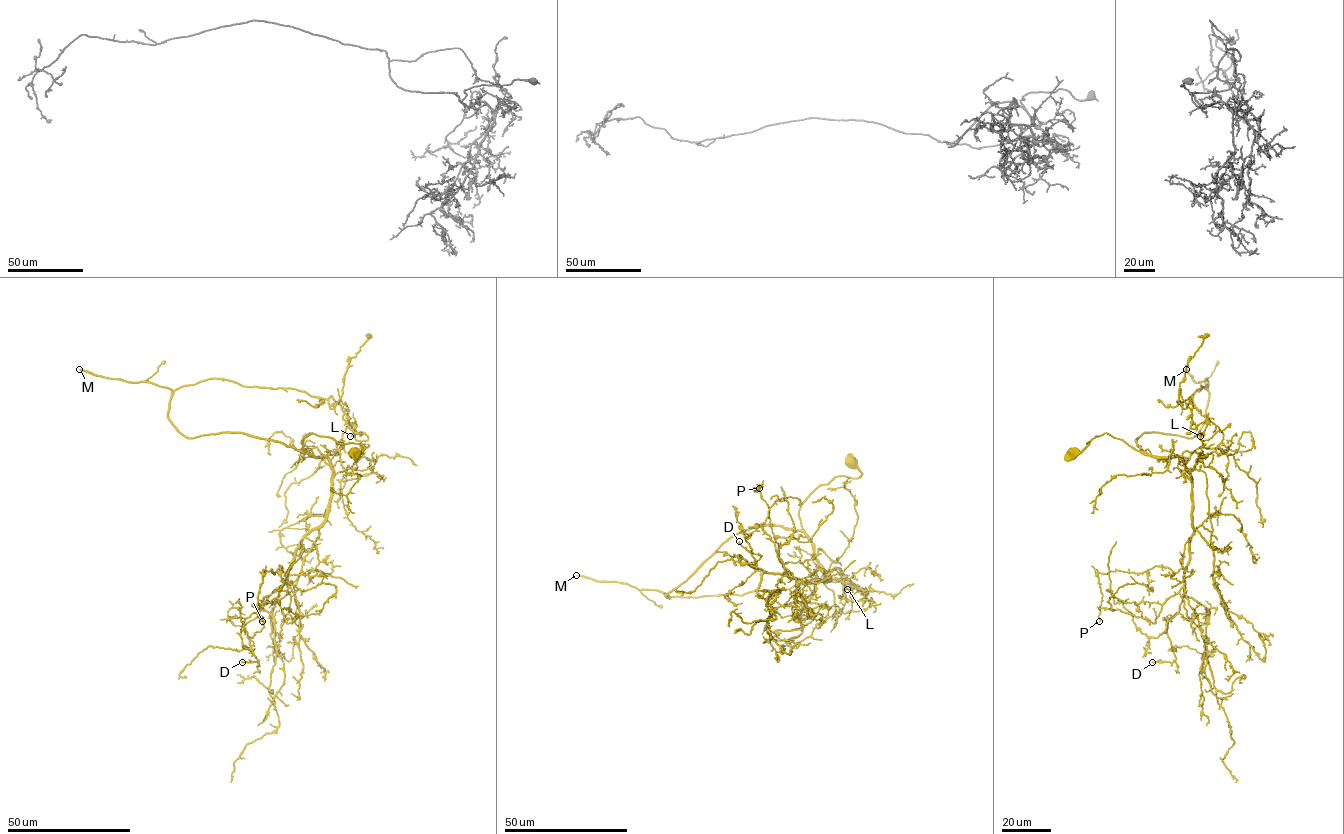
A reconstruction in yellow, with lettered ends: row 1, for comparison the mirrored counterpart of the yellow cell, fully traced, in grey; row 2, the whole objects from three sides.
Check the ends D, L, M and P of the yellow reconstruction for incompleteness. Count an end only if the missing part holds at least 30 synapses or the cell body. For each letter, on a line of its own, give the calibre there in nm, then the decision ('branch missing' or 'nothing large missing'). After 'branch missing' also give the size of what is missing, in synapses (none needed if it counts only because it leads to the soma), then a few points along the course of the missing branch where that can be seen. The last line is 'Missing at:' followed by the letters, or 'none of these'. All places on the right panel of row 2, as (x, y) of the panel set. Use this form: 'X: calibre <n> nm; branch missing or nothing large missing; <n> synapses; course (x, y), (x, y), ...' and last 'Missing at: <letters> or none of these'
D: calibre 220 nm; nothing large missing
L: calibre 170 nm; nothing large missing
M: calibre 300 nm; branch missing; 250 synapses; course (1186, 369), (1176, 349), (1192, 386), (1220, 404), (1204, 409), (1199, 428), (1213, 463), (1203, 486), (1168, 472)
P: calibre 240 nm; nothing large missing
Missing at: M

